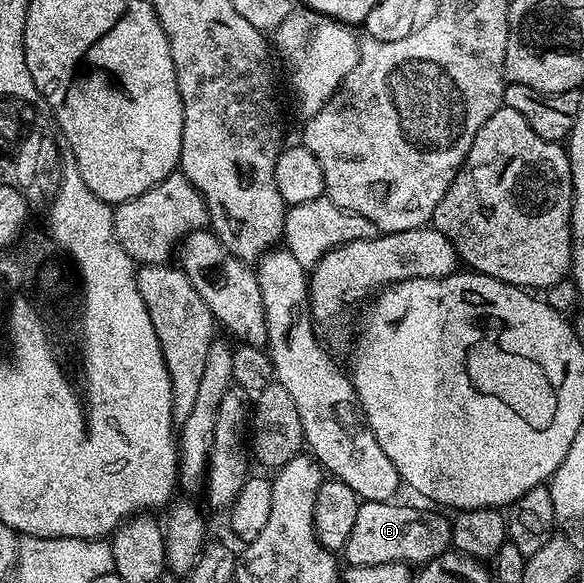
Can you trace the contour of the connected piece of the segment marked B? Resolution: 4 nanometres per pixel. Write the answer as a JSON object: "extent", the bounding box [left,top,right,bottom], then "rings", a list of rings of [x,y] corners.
{"extent":[343,500,451,566],"rings":[[[393,500],[364,501],[358,503],[355,514],[355,526],[351,529],[351,538],[347,538],[343,549],[344,563],[349,566],[383,566],[387,562],[399,562],[410,566],[427,564],[451,548],[450,521],[440,516],[442,513],[424,512],[421,508],[412,508],[409,504],[397,504]]]}

